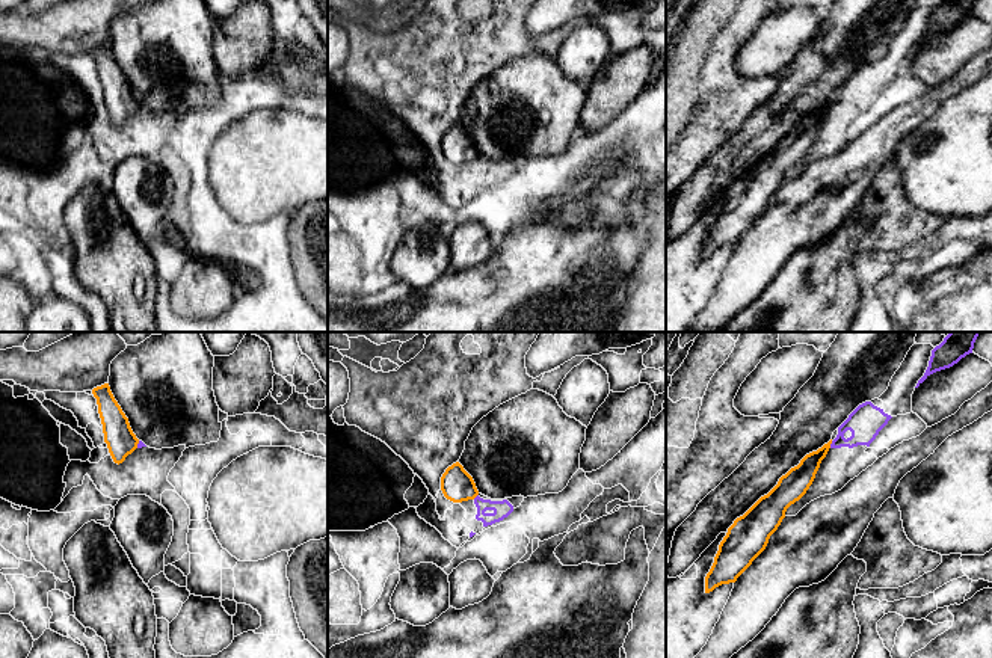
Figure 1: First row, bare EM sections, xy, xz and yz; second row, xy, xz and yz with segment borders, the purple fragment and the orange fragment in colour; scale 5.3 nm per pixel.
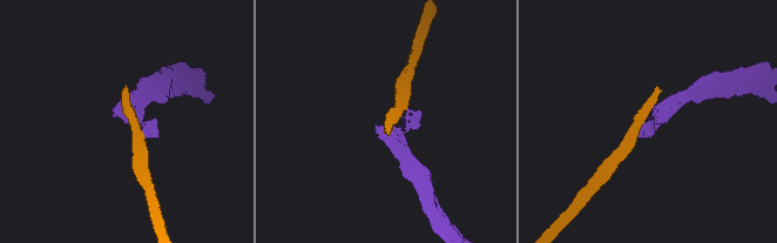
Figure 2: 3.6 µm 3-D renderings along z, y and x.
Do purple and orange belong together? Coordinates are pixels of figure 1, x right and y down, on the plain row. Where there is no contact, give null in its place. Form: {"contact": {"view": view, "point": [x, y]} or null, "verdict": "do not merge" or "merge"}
{"contact": {"view": "yz", "point": [831, 106]}, "verdict": "do not merge"}

